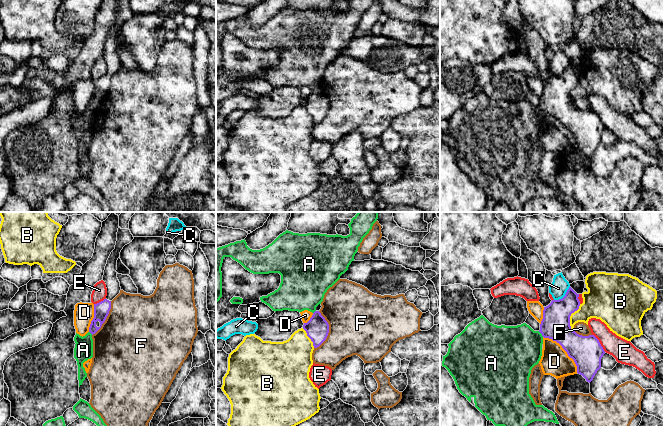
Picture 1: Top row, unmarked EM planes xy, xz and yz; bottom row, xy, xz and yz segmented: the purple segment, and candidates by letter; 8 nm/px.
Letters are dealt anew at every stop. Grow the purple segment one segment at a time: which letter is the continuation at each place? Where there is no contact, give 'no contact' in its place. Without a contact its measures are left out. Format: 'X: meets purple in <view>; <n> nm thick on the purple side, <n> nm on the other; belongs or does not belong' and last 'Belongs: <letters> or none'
A: meets purple in yz; 240 nm thick on the purple side, 400 nm on the other; does not belong
B: meets purple in yz; 240 nm thick on the purple side, 220 nm on the other; does not belong
C: meets purple in yz; 240 nm thick on the purple side, 140 nm on the other; does not belong
D: meets purple in yz; 260 nm thick on the purple side, 220 nm on the other; does not belong
E: meets purple in yz; 260 nm thick on the purple side, 180 nm on the other; does not belong
F: meets purple in xz; 190 nm thick on the purple side, 480 nm on the other; does not belong
Belongs: none

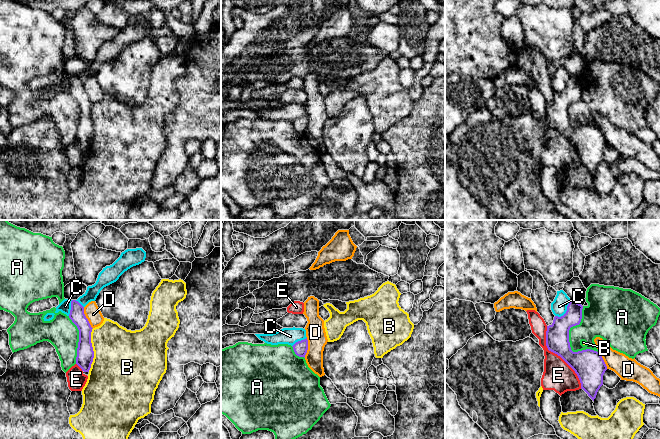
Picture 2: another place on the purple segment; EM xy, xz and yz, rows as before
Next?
A: meets purple in yz; 220 nm thick on the purple side, 220 nm on the other; does not belong
B: meets purple in xy; 140 nm thick on the purple side, 460 nm on the other; does not belong
C: meets purple in yz; 190 nm thick on the purple side, 130 nm on the other; does not belong
D: meets purple in xy; 120 nm thick on the purple side, 120 nm on the other; does not belong
E: meets purple in yz; 240 nm thick on the purple side, 240 nm on the other; does not belong
Belongs: none

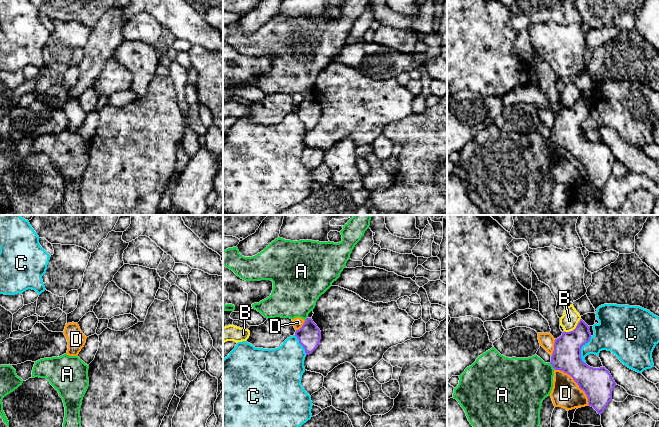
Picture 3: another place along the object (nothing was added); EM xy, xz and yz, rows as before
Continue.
A: meets purple in yz; 240 nm thick on the purple side, 400 nm on the other; does not belong
B: meets purple in yz; 240 nm thick on the purple side, 140 nm on the other; does not belong
C: meets purple in yz; 240 nm thick on the purple side, 220 nm on the other; does not belong
D: meets purple in yz; 260 nm thick on the purple side, 220 nm on the other; does not belong
Belongs: none

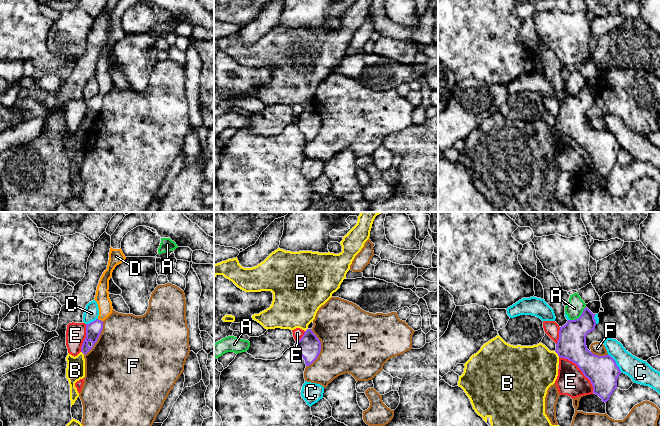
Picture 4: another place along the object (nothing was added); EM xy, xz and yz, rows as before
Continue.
A: meets purple in yz; 240 nm thick on the purple side, 140 nm on the other; does not belong
B: meets purple in yz; 240 nm thick on the purple side, 400 nm on the other; does not belong
C: meets purple in yz; 260 nm thick on the purple side, 180 nm on the other; does not belong
D: meets purple in xy; 130 nm thick on the purple side, 110 nm on the other; belongs
E: meets purple in yz; 260 nm thick on the purple side, 220 nm on the other; does not belong
F: meets purple in xz; 190 nm thick on the purple side, 480 nm on the other; does not belong
Belongs: D

